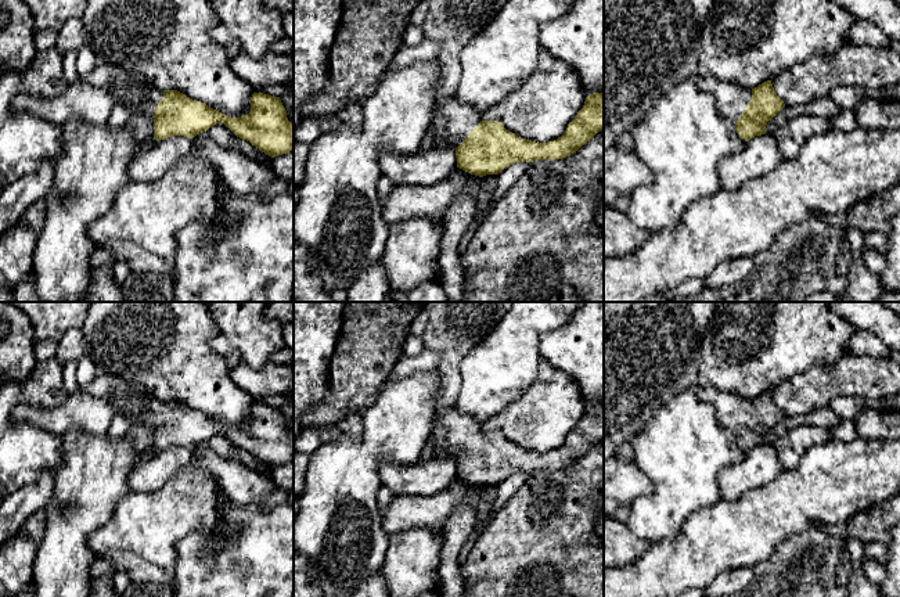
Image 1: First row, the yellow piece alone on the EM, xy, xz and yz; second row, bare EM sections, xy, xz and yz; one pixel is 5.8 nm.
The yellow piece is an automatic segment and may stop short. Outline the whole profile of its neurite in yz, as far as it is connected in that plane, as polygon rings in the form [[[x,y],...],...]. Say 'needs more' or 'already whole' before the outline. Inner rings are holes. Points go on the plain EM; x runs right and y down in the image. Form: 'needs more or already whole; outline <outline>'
needs more; outline [[[703,384],[698,399],[714,407],[720,425],[745,452],[766,445],[767,432],[785,417],[774,402],[771,391],[750,400],[735,392],[721,392]]]

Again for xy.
needs more; outline [[[98,370],[91,382],[79,388],[109,403],[130,425],[151,425],[155,450],[170,446],[192,449],[216,434],[224,434],[237,447],[271,468],[294,460],[294,435],[288,431],[280,407],[253,403],[249,410],[251,422],[230,428],[177,400],[156,399],[141,384],[108,371]]]

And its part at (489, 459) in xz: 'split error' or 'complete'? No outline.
split error

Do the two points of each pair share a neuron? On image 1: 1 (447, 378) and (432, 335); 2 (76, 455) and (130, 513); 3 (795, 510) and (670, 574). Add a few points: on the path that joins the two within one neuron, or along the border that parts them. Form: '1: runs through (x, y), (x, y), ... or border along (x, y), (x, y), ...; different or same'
1: runs through (447, 367), (447, 351), (443, 346); same
2: border along (130, 491), (118, 502), (112, 515), (101, 527); different
3: runs through (764, 517), (745, 532), (715, 539), (701, 553); same

